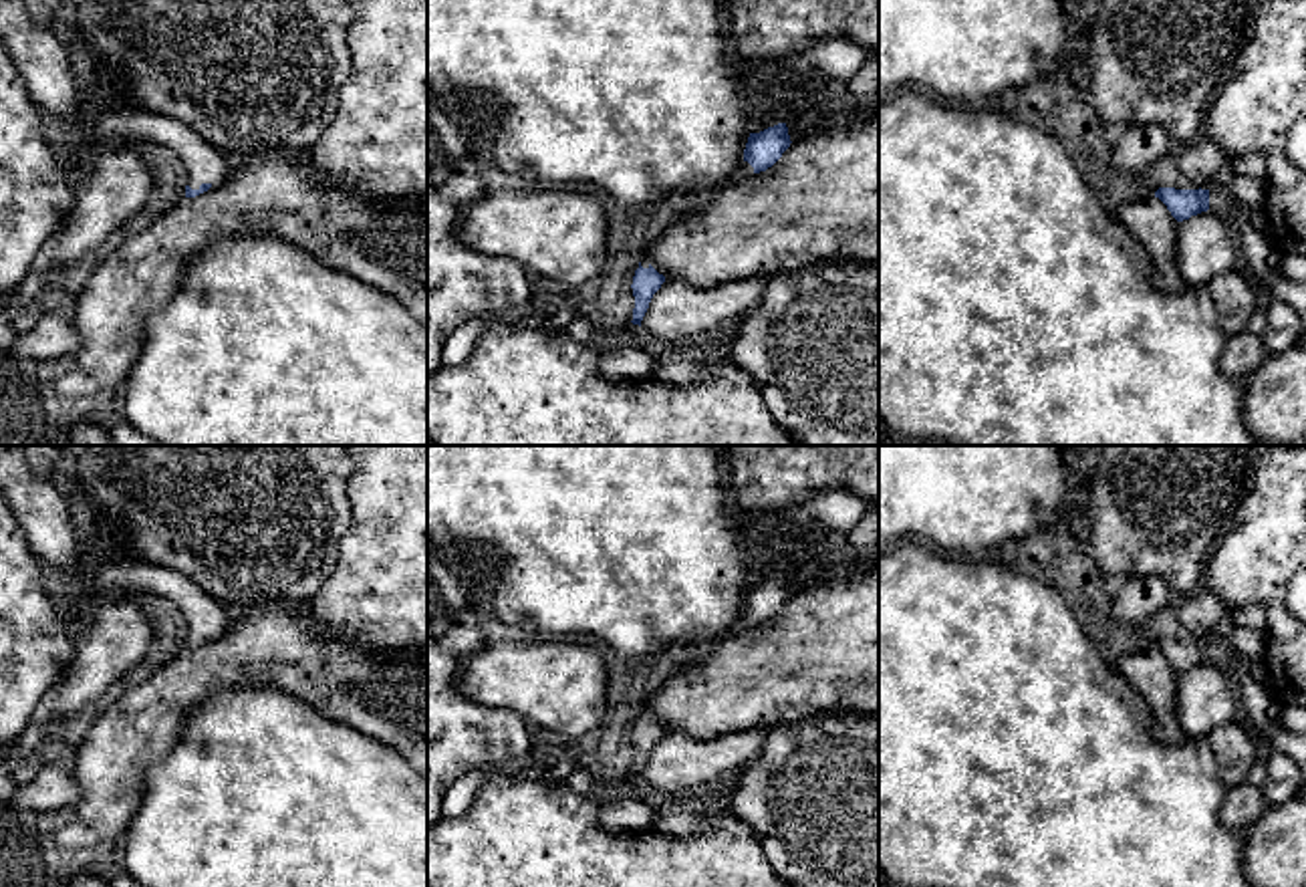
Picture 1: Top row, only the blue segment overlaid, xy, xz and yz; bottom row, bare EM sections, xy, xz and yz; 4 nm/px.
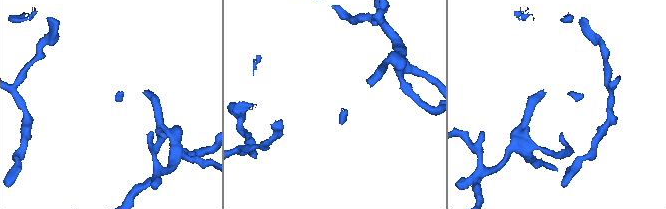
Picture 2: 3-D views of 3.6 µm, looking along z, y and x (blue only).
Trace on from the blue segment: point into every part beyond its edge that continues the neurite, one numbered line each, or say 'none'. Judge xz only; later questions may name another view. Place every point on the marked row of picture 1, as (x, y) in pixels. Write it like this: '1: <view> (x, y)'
1: xz (744, 170)

